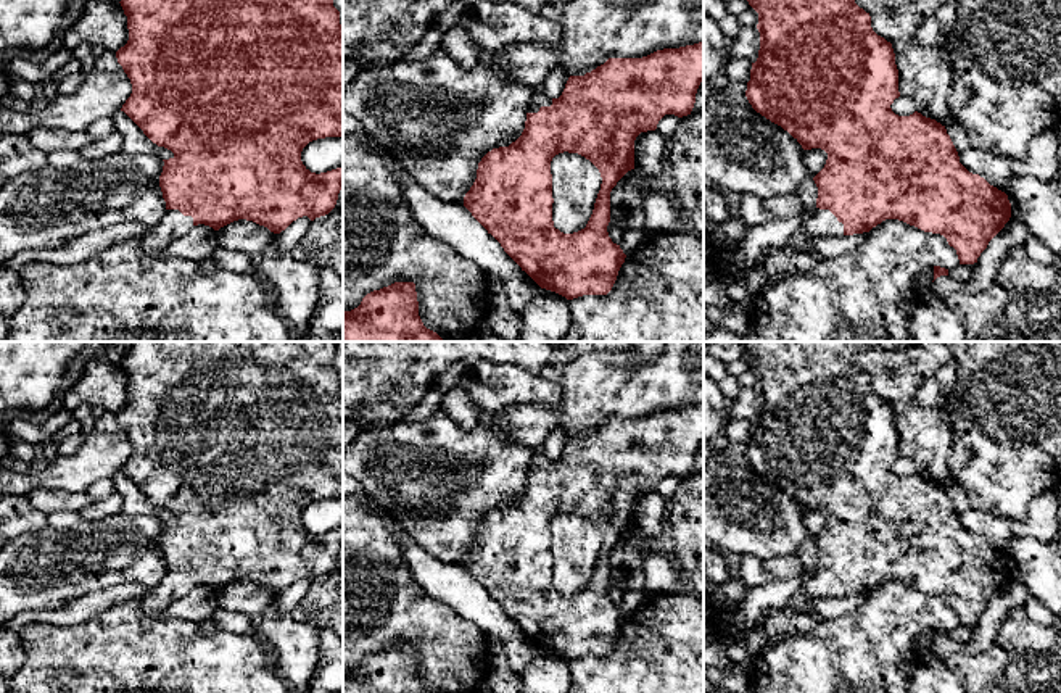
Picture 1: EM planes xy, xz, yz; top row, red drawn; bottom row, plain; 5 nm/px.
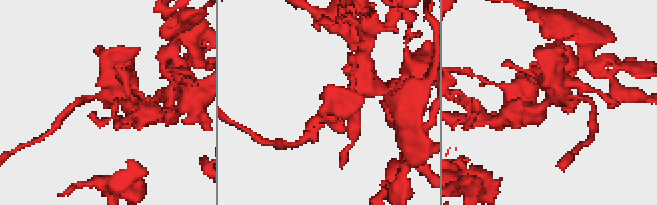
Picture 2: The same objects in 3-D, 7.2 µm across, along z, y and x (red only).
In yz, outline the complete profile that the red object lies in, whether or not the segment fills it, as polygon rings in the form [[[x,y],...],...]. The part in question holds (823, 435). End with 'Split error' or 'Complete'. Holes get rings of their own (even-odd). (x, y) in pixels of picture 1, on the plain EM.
[[[742,342],[744,358],[758,374],[757,390],[760,393],[758,419],[755,424],[752,424],[745,458],[757,474],[787,492],[802,506],[803,511],[821,509],[828,514],[824,529],[813,538],[818,548],[816,571],[813,575],[803,580],[794,600],[786,604],[795,612],[813,614],[807,603],[815,598],[863,595],[869,593],[886,580],[898,580],[924,593],[943,596],[948,606],[956,611],[960,625],[974,625],[977,624],[980,614],[987,609],[989,603],[1005,588],[1011,579],[1011,564],[1008,556],[990,546],[979,535],[969,533],[960,524],[958,512],[950,496],[947,495],[945,487],[935,480],[923,477],[918,472],[910,477],[898,477],[890,469],[894,461],[900,458],[895,414],[892,405],[873,392],[871,377],[855,364],[855,356],[869,350],[906,351],[911,343],[913,342]]]. Split error

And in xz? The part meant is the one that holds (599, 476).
[[[699,403],[657,411],[642,419],[609,419],[584,437],[570,437],[559,459],[535,451],[522,496],[509,508],[493,509],[481,519],[464,567],[541,649],[567,661],[607,656],[626,619],[607,593],[610,553],[634,530],[636,498],[655,492],[665,475],[691,475],[702,442],[704,403]],[[564,512],[584,517],[602,538],[586,588],[573,595],[560,593],[552,582],[551,522]]]. Split error

